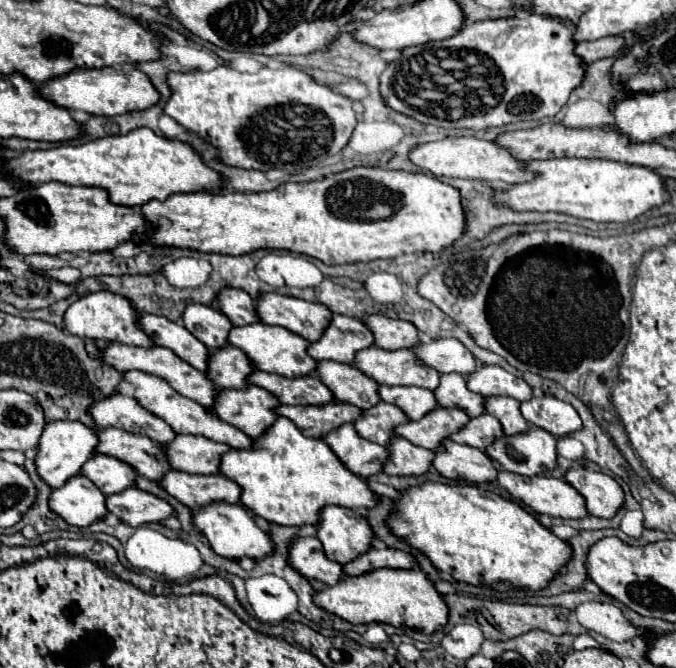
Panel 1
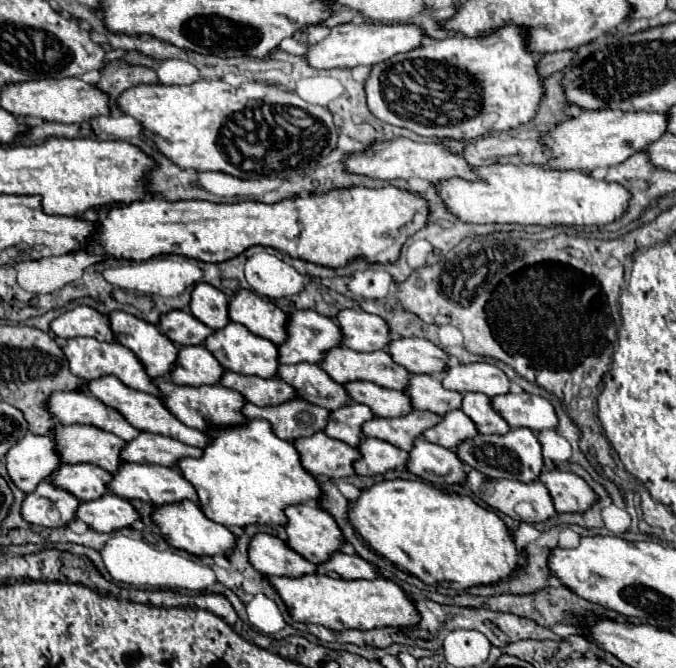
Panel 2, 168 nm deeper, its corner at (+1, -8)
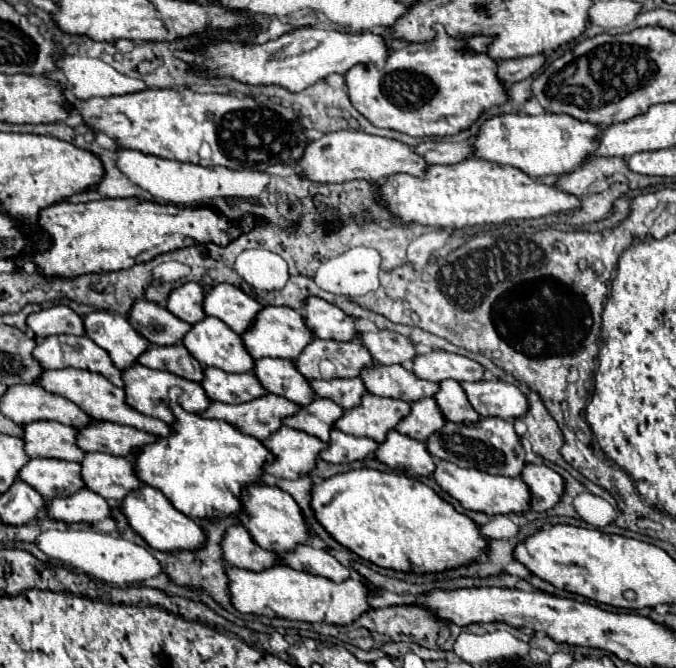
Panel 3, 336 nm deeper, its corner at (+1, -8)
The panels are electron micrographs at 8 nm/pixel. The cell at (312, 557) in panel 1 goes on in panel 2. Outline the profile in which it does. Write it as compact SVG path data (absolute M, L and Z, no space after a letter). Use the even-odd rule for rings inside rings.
M256 534L250 542L250 562L264 576L290 576L316 574L316 566L298 556L284 540L270 534Z

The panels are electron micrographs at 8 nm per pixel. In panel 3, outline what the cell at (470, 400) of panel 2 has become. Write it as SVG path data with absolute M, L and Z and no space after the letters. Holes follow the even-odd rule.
M442 380L438 386L440 388L434 394L434 400L446 420L462 422L462 424L480 420L480 416L470 408L470 402L466 400L466 392L462 392L462 386L456 380Z

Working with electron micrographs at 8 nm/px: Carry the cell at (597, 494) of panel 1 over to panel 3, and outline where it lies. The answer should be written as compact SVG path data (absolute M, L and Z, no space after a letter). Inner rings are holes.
M526 464L522 468L520 480L530 490L530 508L536 512L546 512L558 502L558 492L562 492L562 478L548 466Z

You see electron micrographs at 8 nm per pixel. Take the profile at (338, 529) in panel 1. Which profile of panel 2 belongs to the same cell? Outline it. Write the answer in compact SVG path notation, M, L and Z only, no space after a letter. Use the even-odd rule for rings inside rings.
M304 502L304 504L294 504L286 508L286 532L288 532L288 544L292 550L296 550L300 556L304 556L308 562L314 564L324 564L330 560L334 552L340 552L340 546L344 544L344 534L342 528L338 528L334 516L320 508L316 502Z

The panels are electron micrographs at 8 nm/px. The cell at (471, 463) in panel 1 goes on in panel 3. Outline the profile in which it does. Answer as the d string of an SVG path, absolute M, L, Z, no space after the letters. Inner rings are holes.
M396 430L388 432L386 440L378 444L376 460L406 476L420 478L434 472L434 458L426 452L424 442L402 436Z

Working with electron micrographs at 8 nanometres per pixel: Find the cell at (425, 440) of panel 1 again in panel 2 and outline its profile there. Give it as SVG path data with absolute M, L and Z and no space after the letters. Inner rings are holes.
M412 410L408 416L402 418L374 418L364 424L362 432L368 438L378 438L410 452L414 448L414 442L422 436L422 432L440 422L440 414Z

